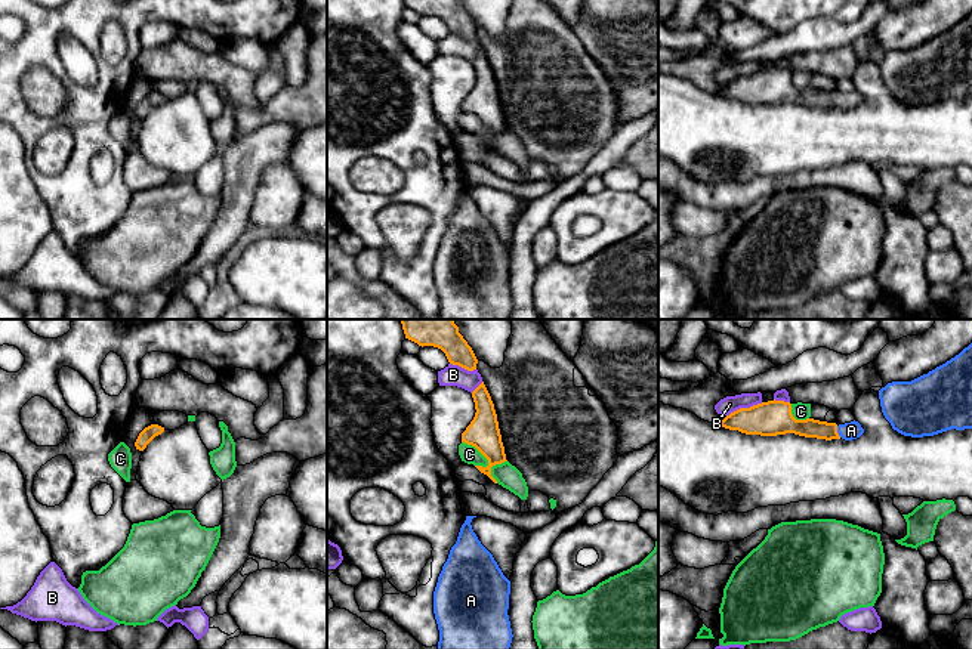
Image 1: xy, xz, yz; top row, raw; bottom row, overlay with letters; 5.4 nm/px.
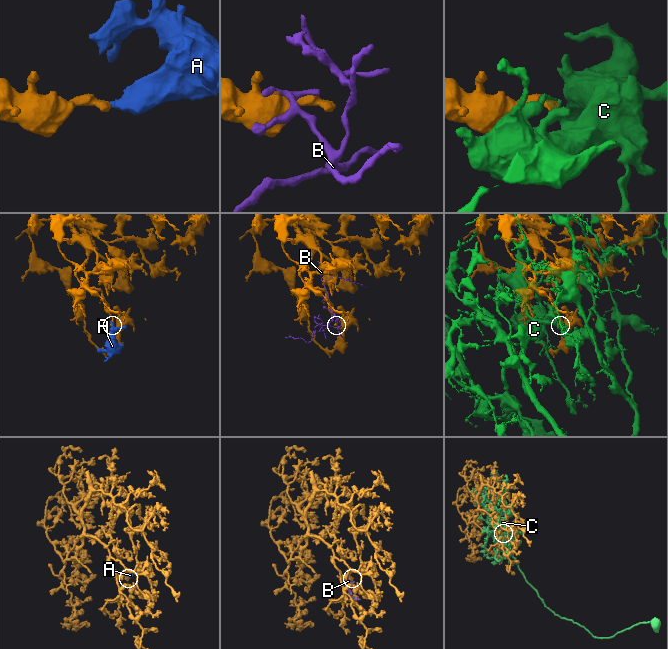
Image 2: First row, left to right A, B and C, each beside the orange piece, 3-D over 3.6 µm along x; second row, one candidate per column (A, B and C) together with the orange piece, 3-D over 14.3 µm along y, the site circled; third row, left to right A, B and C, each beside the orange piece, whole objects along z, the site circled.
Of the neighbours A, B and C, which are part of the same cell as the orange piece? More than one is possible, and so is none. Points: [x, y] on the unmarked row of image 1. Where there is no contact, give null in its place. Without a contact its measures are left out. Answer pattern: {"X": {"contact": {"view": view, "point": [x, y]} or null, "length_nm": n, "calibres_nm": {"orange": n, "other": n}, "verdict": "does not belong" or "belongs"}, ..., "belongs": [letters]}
{"A": {"contact": {"view": "yz", "point": [836, 101]}, "length_nm": 70, "calibres_nm": {"orange": 110, "other": 100}, "verdict": "belongs"}, "B": {"contact": {"view": "yz", "point": [744, 77]}, "length_nm": 220, "calibres_nm": {"orange": 190, "other": 90}, "verdict": "does not belong"}, "C": {"contact": {"view": "xz", "point": [477, 117]}, "length_nm": 200, "calibres_nm": {"orange": 170, "other": 100}, "verdict": "does not belong"}, "belongs": ["A"]}

